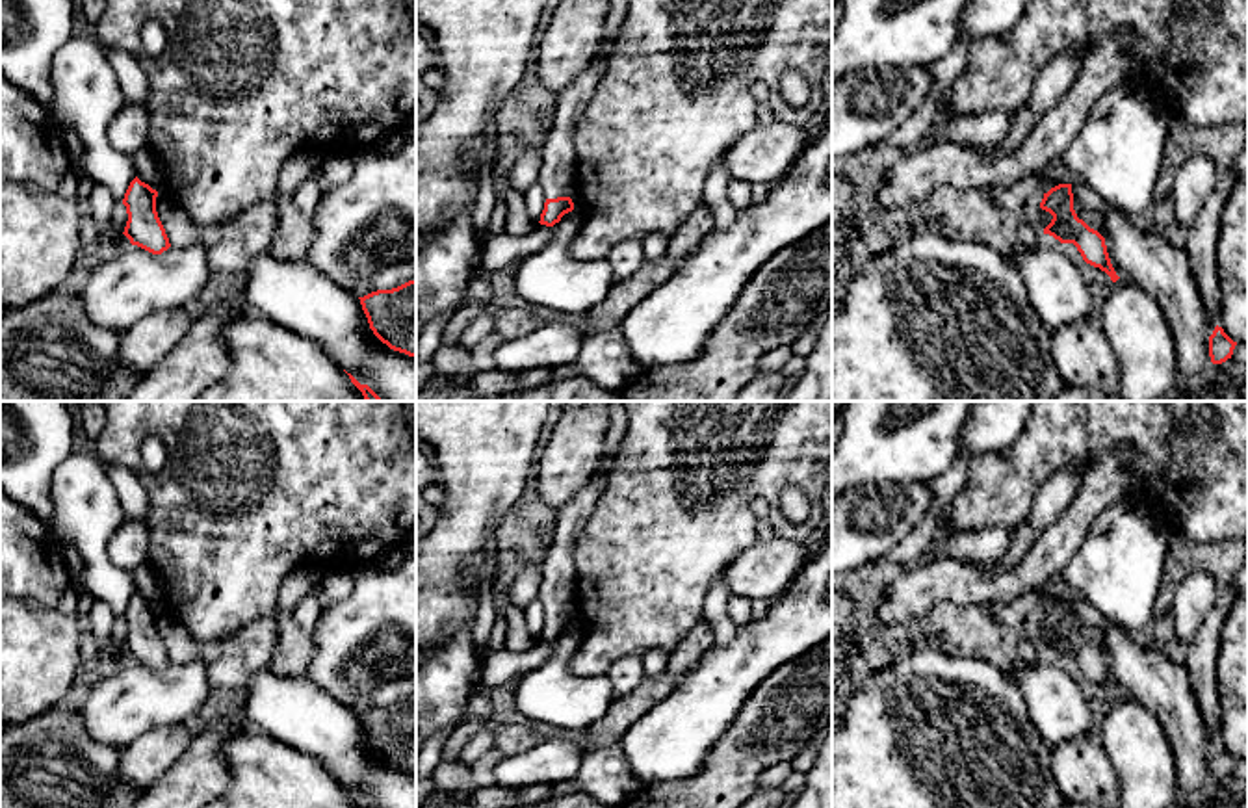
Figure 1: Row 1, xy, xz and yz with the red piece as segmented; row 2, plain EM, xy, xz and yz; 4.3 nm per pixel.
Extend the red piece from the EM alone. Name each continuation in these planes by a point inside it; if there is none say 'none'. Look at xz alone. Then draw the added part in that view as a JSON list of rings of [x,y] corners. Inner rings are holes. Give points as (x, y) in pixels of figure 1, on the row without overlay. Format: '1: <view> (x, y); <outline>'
1: xz (558, 587); [[[611,455],[604,466],[591,476],[589,483],[557,513],[552,541],[542,555],[539,600],[546,615],[566,613],[568,602],[576,596],[574,546],[600,494],[605,490],[613,459],[615,455]]]

